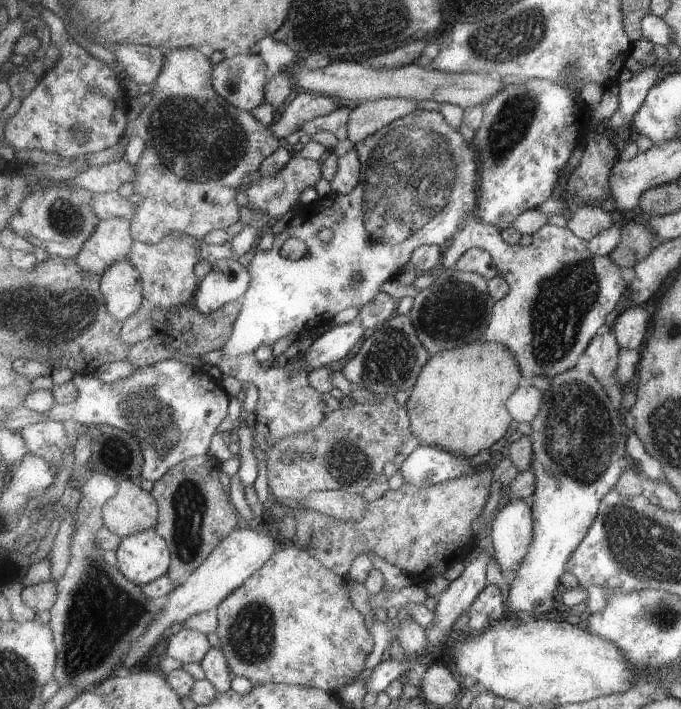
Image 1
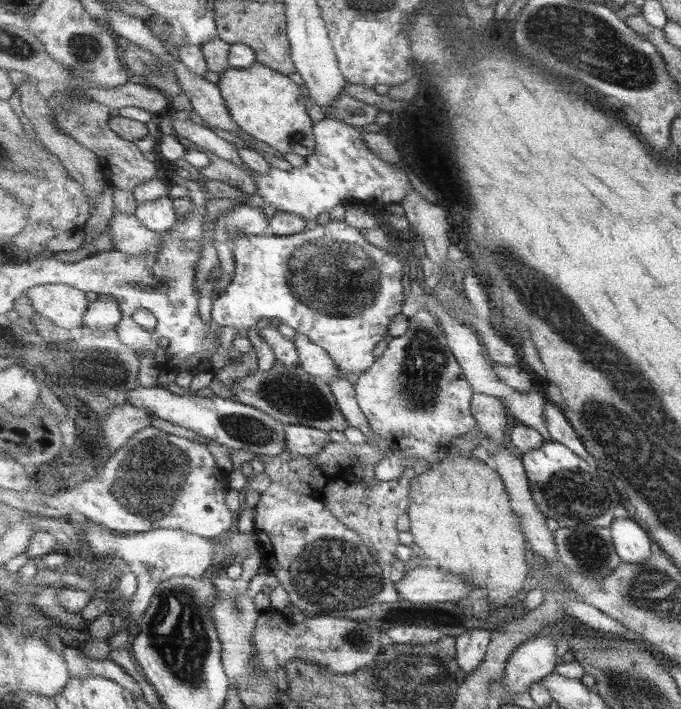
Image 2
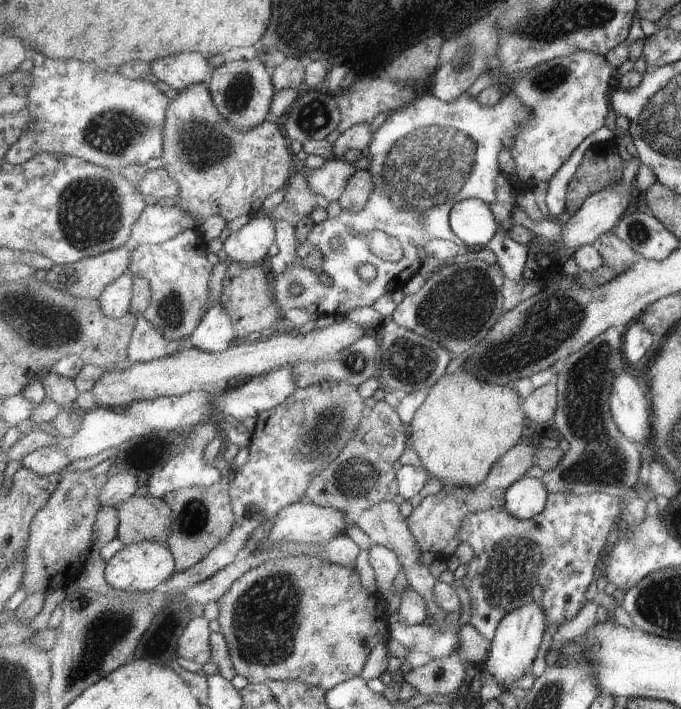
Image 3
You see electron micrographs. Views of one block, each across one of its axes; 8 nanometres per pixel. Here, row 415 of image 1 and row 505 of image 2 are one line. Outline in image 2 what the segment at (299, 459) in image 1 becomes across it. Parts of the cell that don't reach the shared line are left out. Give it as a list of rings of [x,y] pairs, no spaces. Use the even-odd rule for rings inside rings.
[[[331,442],[315,456],[299,456],[289,450],[271,456],[261,454],[263,472],[271,482],[283,483],[296,493],[321,500],[348,528],[357,532],[376,550],[387,550],[395,555],[399,546],[397,520],[410,511],[411,483],[419,475],[416,468],[407,468],[398,479],[384,481],[376,476],[375,466],[383,459],[381,448],[368,444]]]

